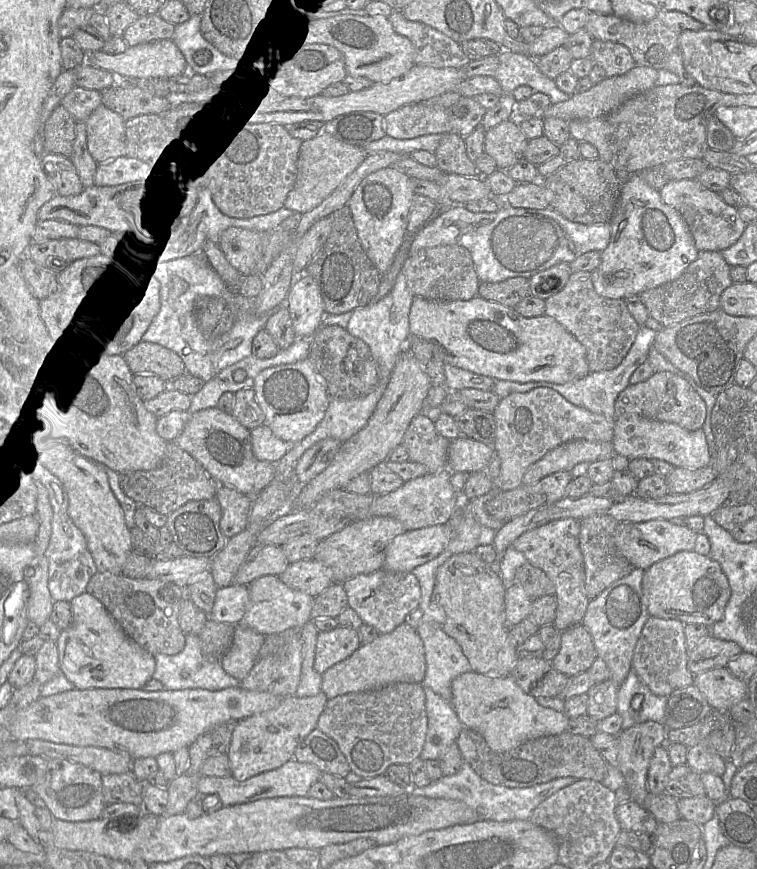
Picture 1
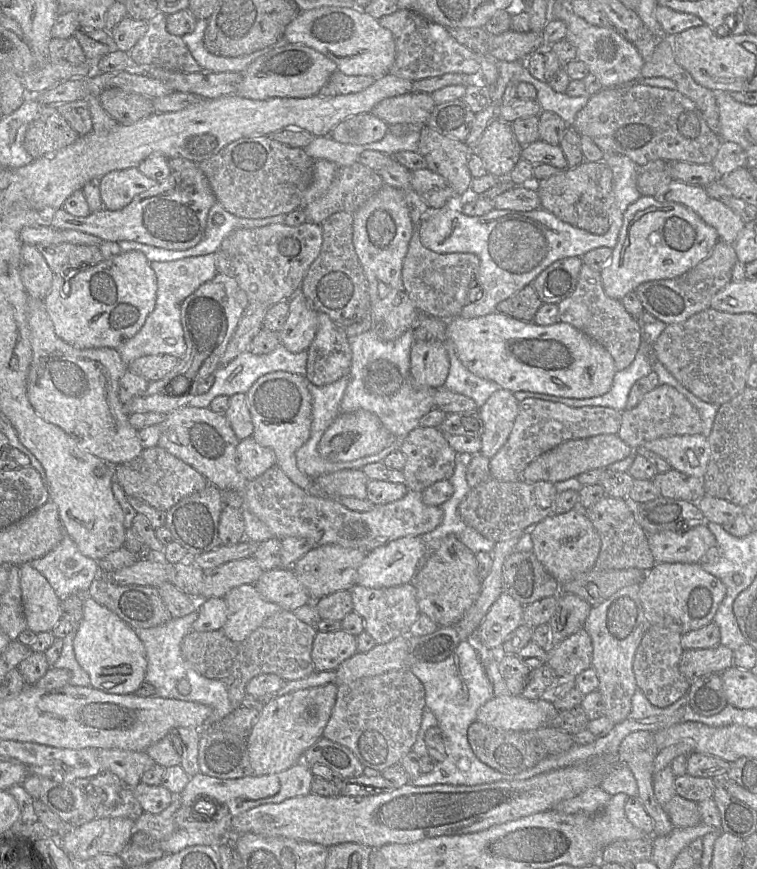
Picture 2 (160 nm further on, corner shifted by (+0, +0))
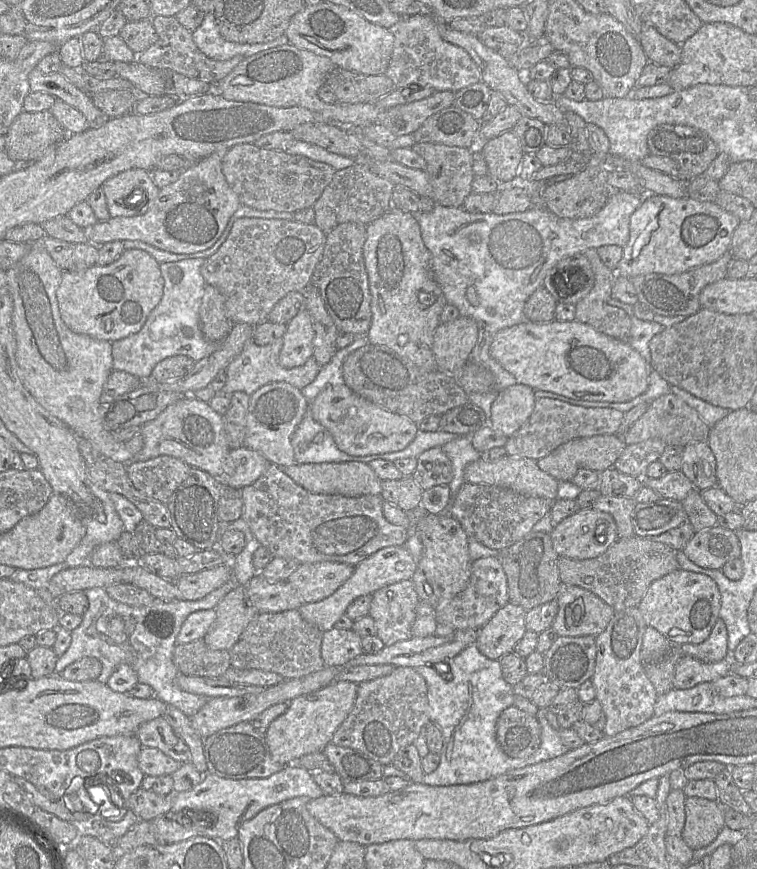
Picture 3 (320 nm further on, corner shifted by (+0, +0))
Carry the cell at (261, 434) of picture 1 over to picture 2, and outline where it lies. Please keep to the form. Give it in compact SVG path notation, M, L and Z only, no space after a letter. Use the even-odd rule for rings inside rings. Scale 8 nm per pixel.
M251 436L238 442L236 463L238 470L251 481L276 465L276 456L272 449L261 446Z

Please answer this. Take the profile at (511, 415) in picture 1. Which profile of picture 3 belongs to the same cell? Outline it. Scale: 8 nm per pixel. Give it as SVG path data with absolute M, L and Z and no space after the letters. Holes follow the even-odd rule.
M541 397L524 424L512 434L506 444L506 455L538 461L560 445L577 438L604 434L619 434L624 413L612 408L586 408L564 401Z

